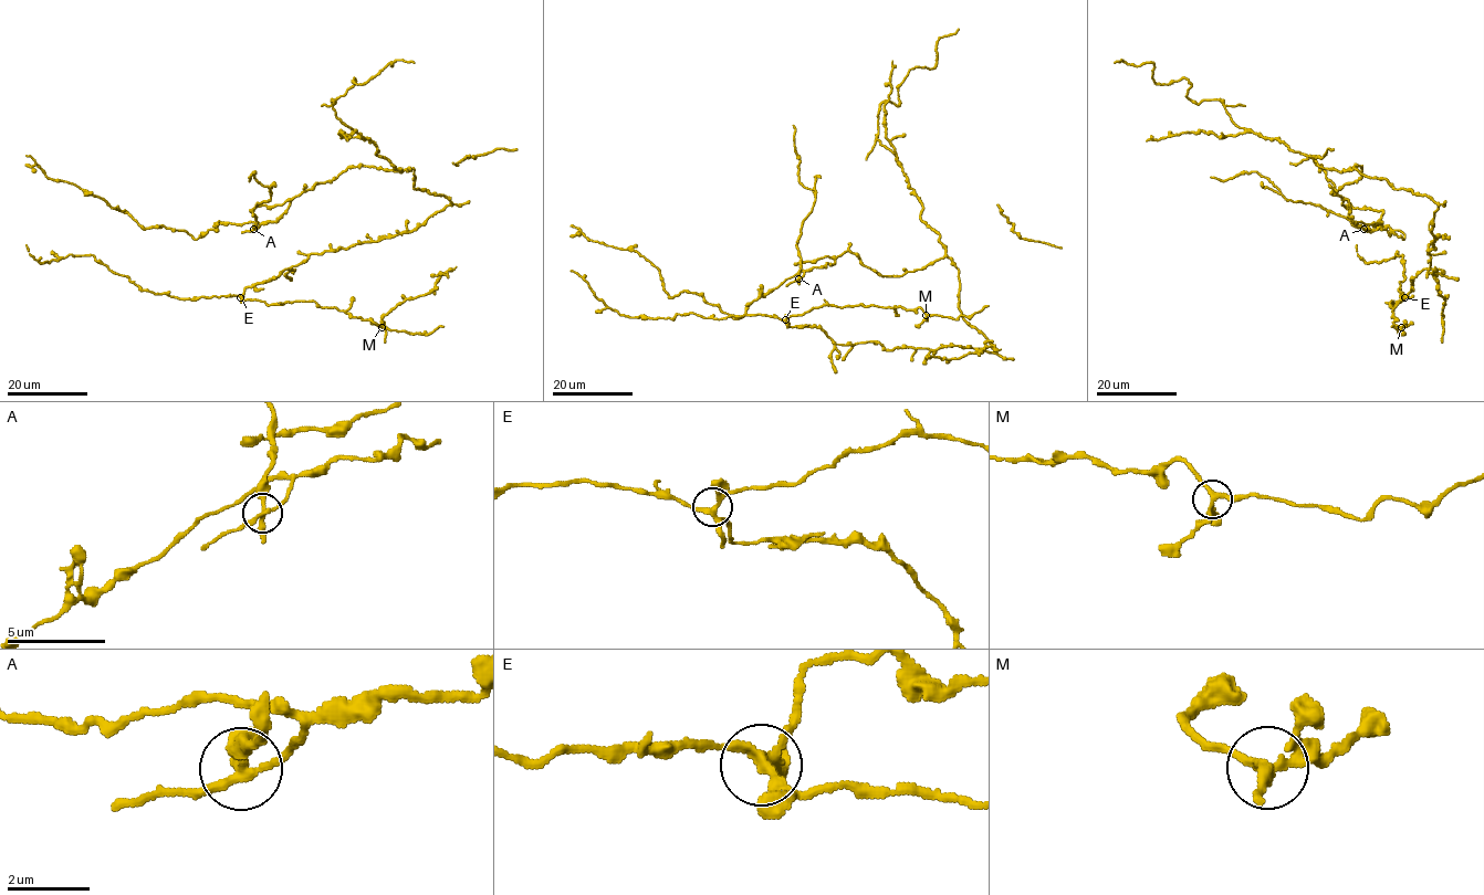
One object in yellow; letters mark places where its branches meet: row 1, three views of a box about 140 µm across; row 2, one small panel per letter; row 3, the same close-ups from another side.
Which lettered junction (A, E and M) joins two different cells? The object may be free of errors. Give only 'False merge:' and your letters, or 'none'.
False merge: A

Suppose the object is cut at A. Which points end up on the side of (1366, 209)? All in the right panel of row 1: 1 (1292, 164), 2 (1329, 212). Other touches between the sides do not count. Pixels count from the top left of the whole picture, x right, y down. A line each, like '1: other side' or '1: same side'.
1: same side
2: other side

